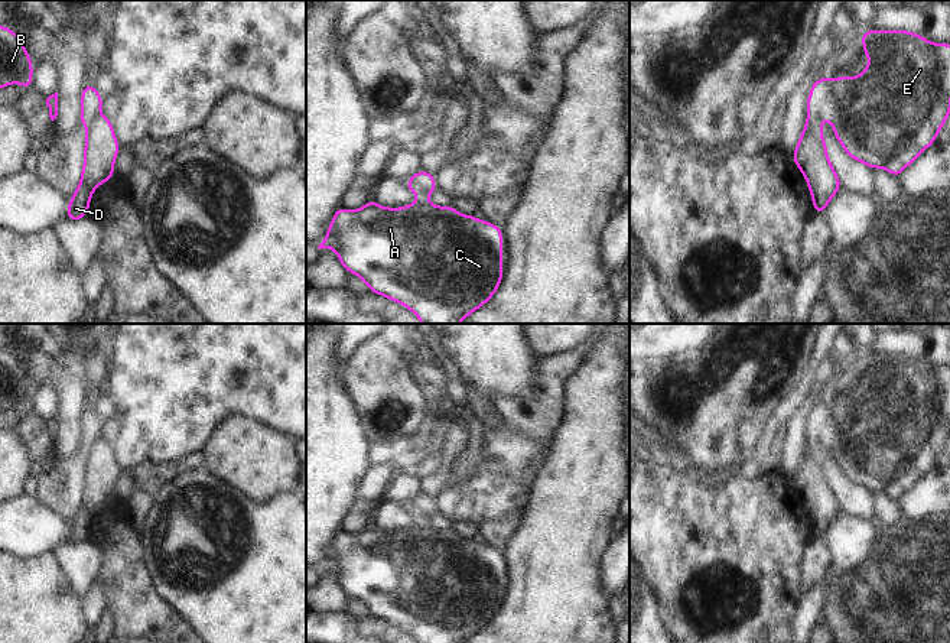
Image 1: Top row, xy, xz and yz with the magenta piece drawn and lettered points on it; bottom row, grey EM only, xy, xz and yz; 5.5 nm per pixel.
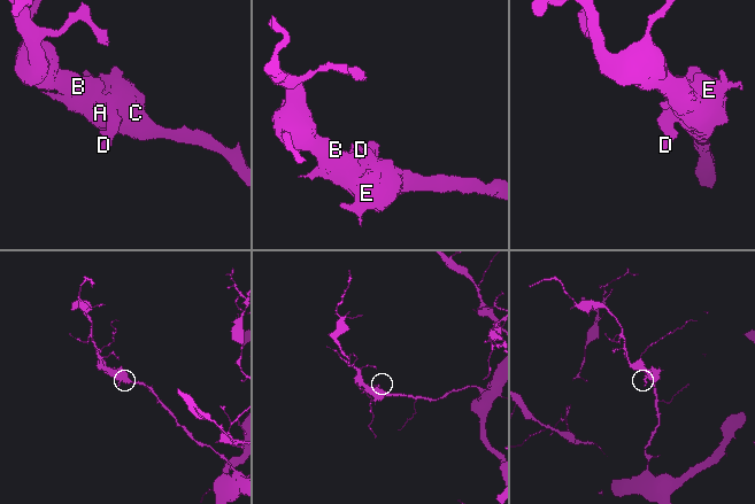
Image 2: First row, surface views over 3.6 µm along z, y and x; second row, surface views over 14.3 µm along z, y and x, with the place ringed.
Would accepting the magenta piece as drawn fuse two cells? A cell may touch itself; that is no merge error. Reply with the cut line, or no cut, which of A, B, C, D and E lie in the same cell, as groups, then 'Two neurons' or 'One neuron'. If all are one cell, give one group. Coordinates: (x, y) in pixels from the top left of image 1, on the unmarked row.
Split along xy (98, 438), (91, 445), (87, 457). Groups: A B C E / D. Two neurons

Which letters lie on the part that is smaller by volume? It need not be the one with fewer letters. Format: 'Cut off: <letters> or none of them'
Cut off: D

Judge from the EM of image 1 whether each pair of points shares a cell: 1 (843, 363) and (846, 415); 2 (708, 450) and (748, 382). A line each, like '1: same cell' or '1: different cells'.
1: same cell
2: same cell

